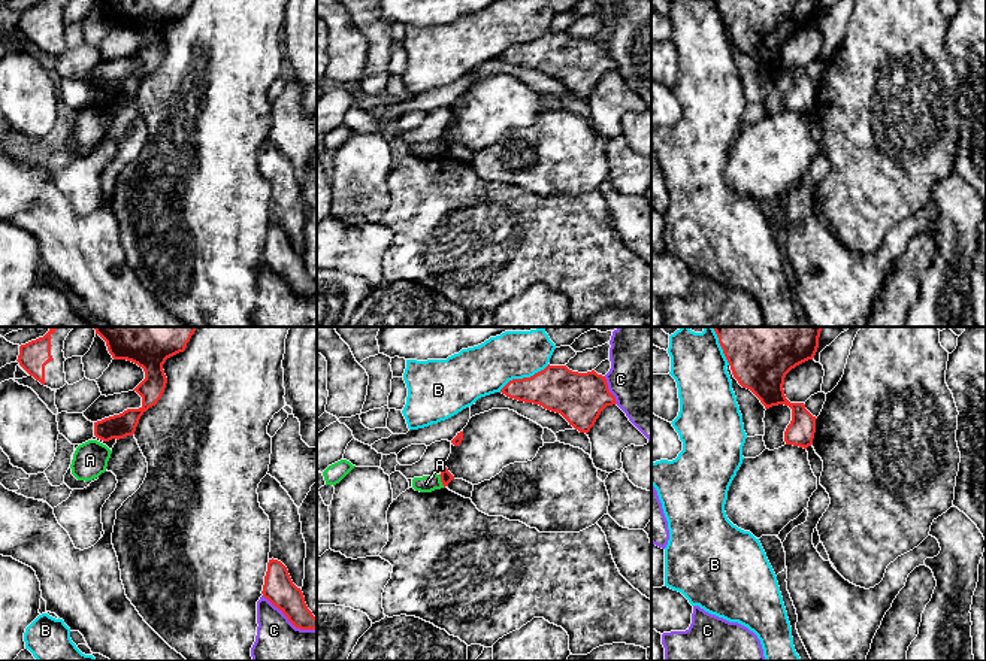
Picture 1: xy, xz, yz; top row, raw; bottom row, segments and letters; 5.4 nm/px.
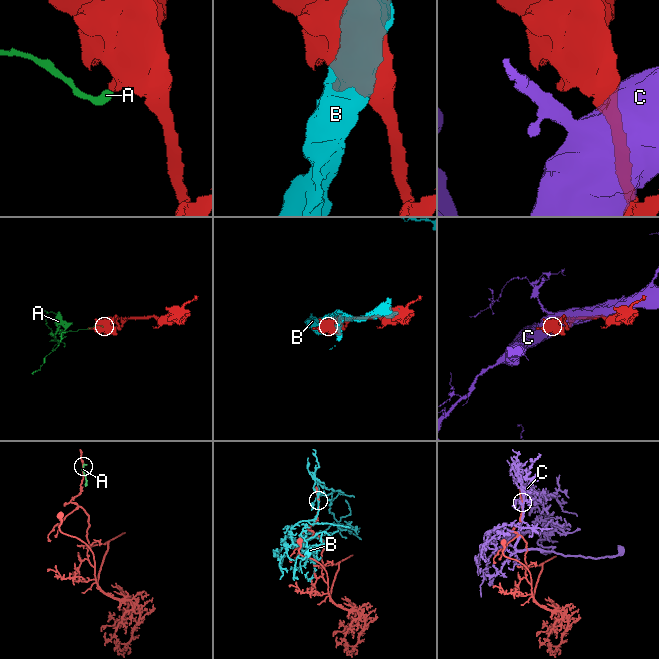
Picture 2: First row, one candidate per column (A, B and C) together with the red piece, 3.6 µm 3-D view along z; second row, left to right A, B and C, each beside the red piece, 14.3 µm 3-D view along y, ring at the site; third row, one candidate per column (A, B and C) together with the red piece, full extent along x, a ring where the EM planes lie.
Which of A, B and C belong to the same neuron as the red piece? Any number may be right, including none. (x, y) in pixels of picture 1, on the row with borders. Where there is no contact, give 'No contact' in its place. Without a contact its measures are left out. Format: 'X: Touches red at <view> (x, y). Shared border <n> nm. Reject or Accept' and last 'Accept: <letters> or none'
A: Touches red at xz (441, 481). Shared border 80 nm. Reject
B: Touches red at xz (523, 378). Shared border 300 nm. Reject
C: Touches red at xy (289, 619). Shared border 340 nm. Reject
Accept: none

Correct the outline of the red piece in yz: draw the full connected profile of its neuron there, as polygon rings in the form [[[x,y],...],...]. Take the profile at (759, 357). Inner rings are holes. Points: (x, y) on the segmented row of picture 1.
[[[713,327],[723,354],[731,366],[734,378],[742,388],[750,389],[765,406],[784,404],[792,409],[792,421],[784,431],[786,445],[807,449],[813,445],[816,433],[816,416],[804,403],[790,403],[784,395],[784,378],[796,366],[813,360],[822,327]]]

